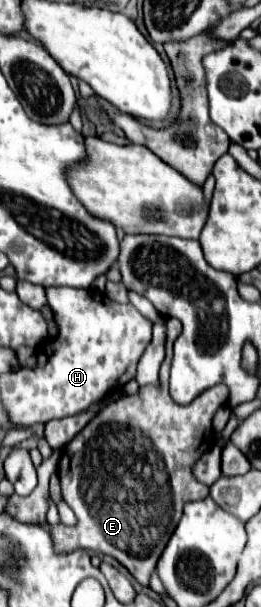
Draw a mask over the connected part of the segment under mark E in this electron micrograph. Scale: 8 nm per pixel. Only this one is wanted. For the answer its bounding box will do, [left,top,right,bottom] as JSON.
[51,318,229,586]

